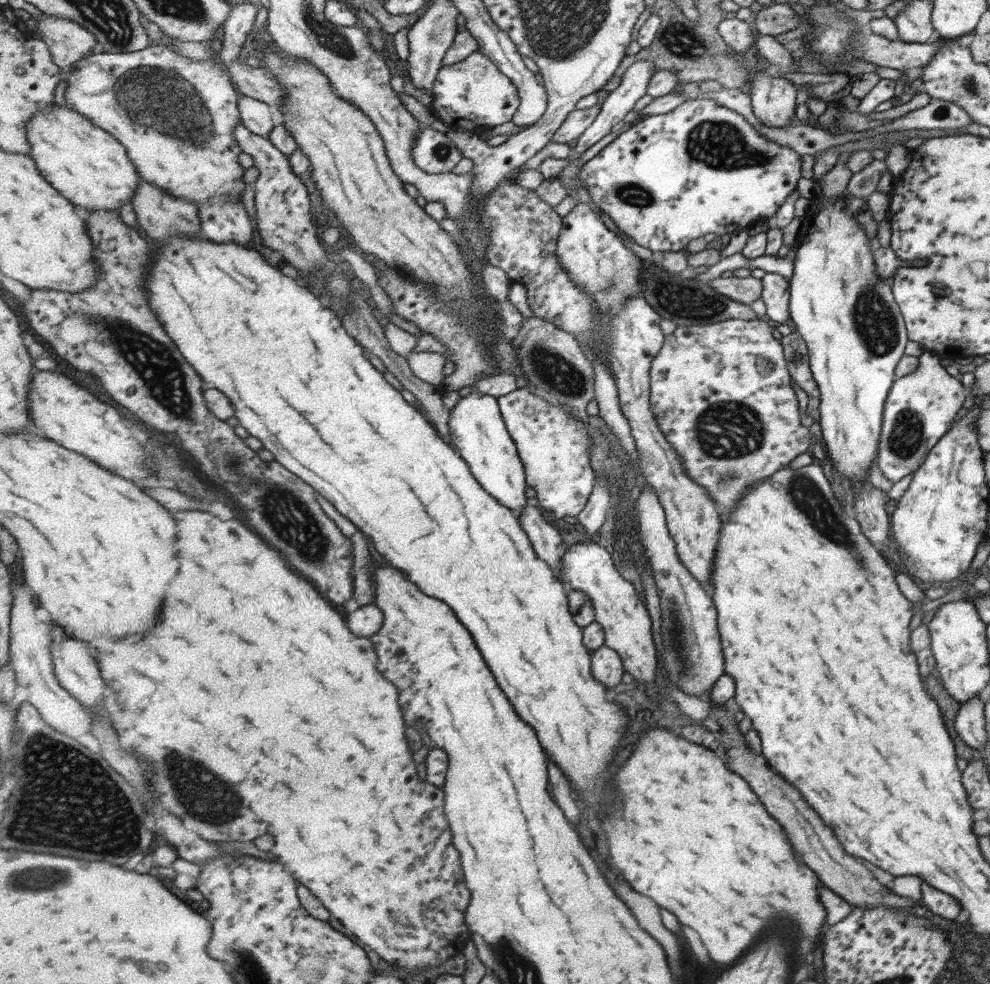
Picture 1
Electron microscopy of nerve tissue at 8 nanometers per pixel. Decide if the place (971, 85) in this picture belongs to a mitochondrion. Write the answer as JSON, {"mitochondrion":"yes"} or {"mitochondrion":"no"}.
{"mitochondrion":"yes"}

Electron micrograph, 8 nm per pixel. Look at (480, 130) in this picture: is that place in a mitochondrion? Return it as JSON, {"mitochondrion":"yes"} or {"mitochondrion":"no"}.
{"mitochondrion":"no"}

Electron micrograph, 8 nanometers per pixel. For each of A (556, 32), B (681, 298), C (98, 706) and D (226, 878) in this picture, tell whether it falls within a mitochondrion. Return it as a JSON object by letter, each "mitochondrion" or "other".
{"A":"mitochondrion","B":"mitochondrion","C":"other","D":"other"}

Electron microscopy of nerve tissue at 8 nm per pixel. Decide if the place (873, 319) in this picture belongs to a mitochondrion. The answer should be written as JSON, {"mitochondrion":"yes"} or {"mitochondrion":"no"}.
{"mitochondrion":"yes"}

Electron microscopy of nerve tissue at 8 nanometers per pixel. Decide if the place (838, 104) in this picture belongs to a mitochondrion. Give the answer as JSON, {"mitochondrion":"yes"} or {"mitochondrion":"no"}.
{"mitochondrion":"no"}

